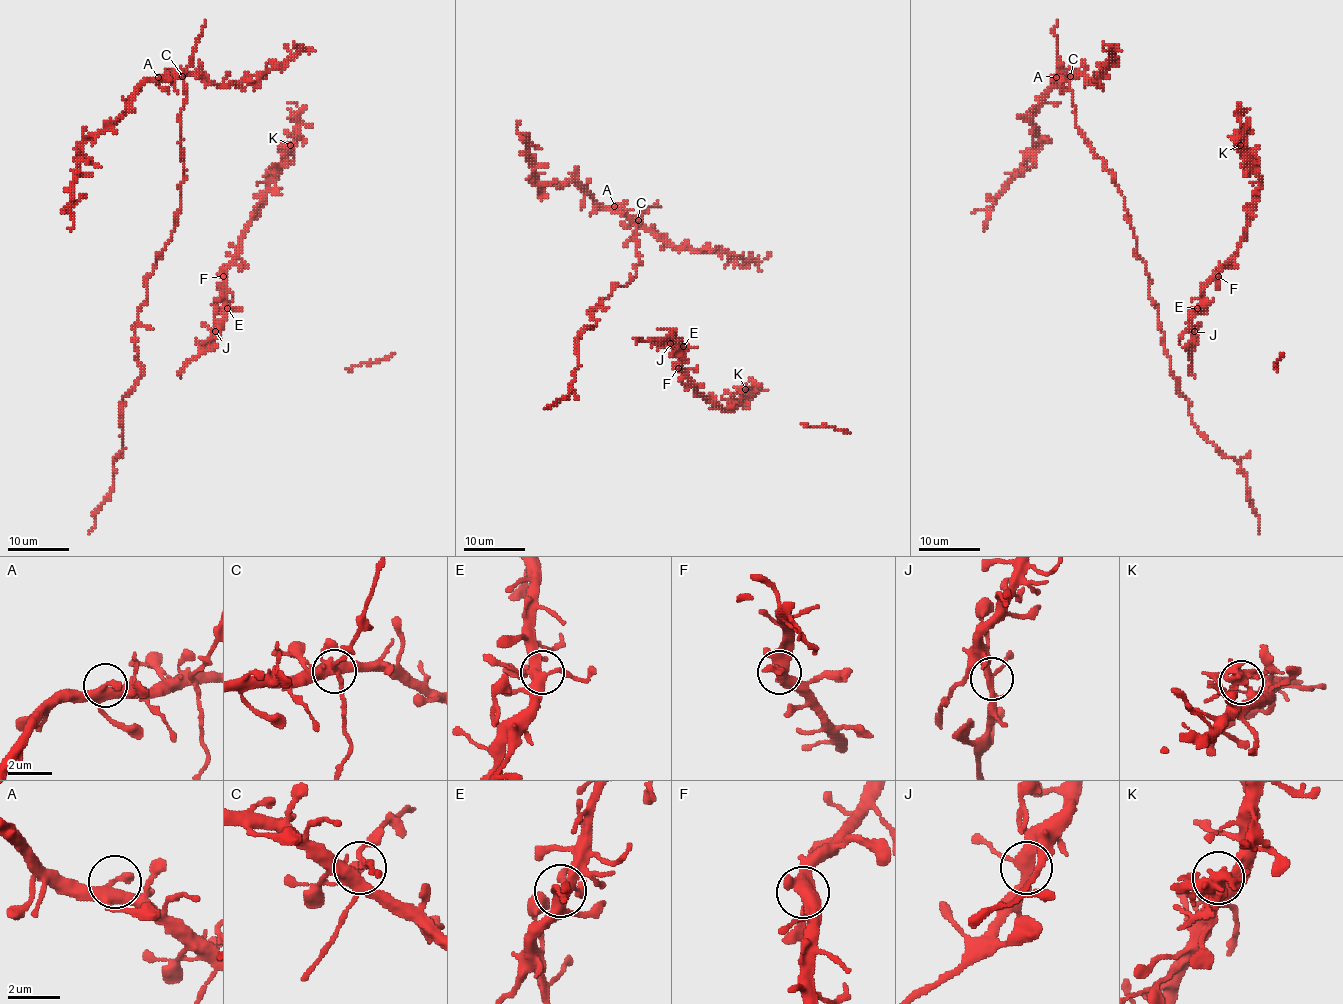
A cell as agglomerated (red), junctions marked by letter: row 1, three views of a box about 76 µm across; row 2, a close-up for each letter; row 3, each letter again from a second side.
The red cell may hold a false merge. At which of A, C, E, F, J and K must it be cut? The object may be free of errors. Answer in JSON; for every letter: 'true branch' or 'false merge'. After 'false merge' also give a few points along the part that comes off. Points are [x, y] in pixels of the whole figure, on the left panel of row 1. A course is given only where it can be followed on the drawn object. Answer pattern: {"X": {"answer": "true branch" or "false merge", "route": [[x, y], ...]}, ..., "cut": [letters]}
{"A": {"answer": "true branch"}, "C": {"answer": "true branch"}, "E": {"answer": "true branch"}, "F": {"answer": "true branch"}, "J": {"answer": "true branch"}, "K": {"answer": "true branch"}, "cut": []}

